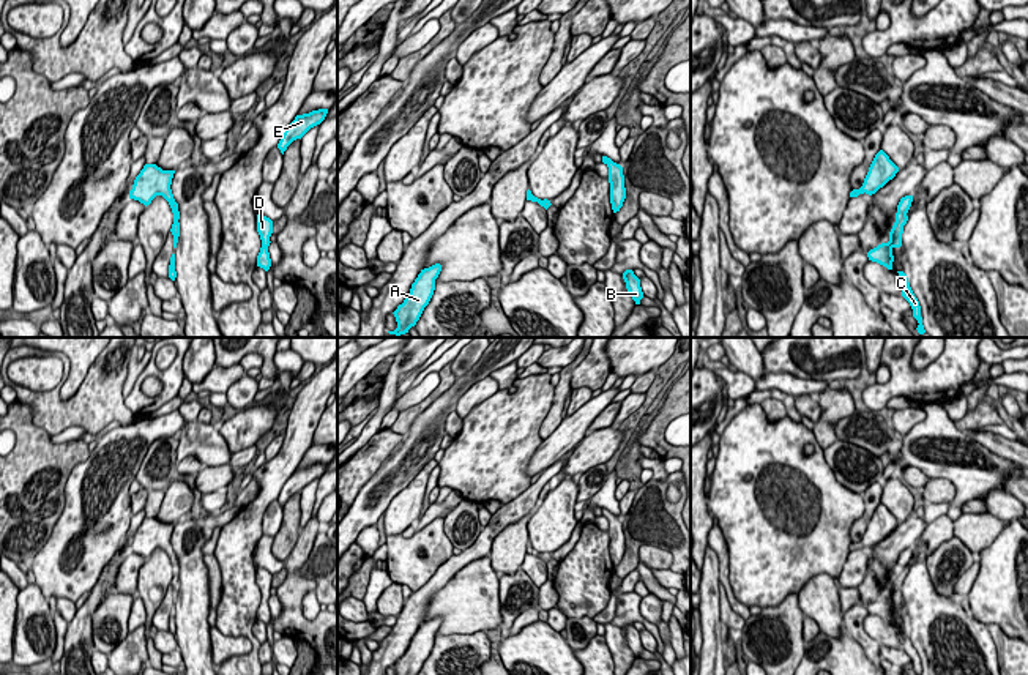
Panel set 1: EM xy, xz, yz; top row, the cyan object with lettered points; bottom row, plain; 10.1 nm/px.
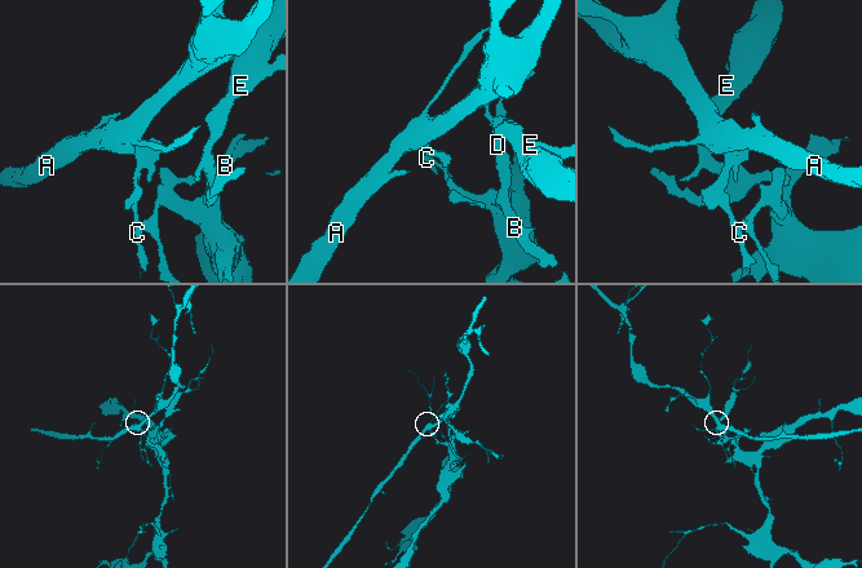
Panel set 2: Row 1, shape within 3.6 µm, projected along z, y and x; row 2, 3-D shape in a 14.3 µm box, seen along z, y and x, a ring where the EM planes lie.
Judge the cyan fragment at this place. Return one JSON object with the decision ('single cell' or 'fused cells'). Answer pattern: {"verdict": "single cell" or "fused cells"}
{"verdict": "fused cells"}

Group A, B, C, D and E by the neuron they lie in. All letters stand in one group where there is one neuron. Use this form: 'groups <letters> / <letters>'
groups A B D E / C

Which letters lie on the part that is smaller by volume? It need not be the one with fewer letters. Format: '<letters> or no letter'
C

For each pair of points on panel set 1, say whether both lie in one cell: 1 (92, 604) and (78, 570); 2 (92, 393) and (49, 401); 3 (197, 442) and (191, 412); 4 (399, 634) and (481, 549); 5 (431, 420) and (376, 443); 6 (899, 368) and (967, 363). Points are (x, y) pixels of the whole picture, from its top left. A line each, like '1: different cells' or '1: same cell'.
1: different cells
2: same cell
3: different cells
4: same cell
5: different cells
6: same cell

